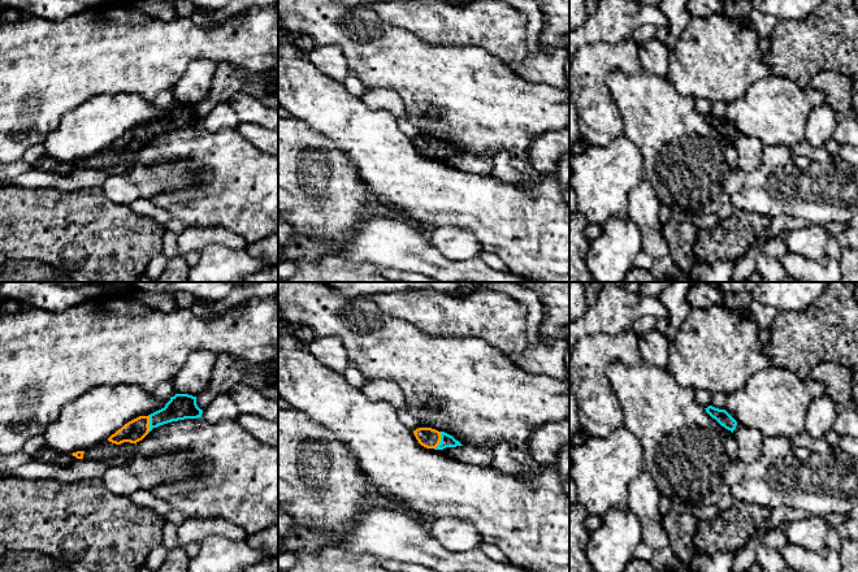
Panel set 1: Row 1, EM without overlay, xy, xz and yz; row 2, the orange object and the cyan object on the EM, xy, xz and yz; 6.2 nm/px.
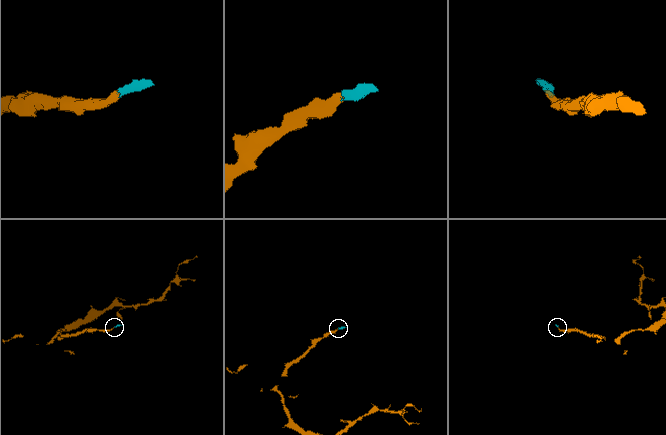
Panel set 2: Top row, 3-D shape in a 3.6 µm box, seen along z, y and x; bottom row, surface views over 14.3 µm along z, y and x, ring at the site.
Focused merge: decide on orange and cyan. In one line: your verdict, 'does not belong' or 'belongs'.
belongs

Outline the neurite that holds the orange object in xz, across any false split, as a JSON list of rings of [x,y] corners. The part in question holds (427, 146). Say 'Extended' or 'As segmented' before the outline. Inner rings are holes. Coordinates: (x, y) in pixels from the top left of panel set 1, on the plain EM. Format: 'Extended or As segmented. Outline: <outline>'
Extended. Outline: [[[419,136],[413,139],[413,143],[419,152],[426,157],[443,159],[446,156],[463,155],[452,144],[432,136]]]

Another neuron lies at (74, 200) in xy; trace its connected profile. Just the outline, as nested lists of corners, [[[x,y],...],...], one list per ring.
[[[0,186],[0,282],[138,282],[148,263],[162,252],[165,229],[152,217],[136,214],[129,205],[107,200],[100,190],[62,192],[56,188]]]

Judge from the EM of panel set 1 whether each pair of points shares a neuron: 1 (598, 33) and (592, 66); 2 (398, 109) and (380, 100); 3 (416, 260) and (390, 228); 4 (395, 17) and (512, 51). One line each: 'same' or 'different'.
1: different
2: same
3: same
4: same

